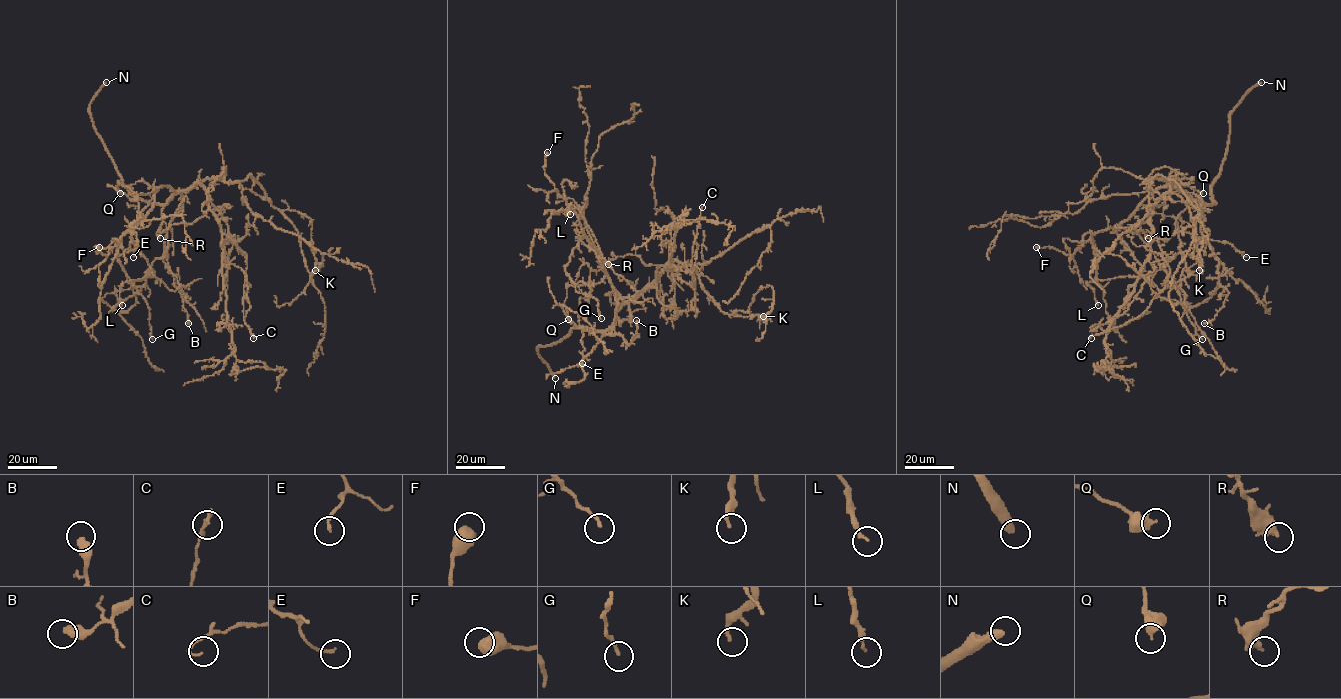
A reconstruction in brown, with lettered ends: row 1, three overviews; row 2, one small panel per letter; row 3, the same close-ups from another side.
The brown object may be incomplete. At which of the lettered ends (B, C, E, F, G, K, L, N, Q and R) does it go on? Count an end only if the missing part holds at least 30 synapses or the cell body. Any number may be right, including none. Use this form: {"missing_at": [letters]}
{"missing_at": ["N"]}

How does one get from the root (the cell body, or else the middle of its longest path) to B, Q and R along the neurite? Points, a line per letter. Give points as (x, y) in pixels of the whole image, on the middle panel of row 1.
B: (661, 272), (628, 304), (631, 320), (614, 320), (612, 334), (622, 335), (629, 345), (636, 334), (636, 320)
Q: (661, 272), (626, 301), (606, 275), (598, 283), (569, 285), (564, 302), (568, 319)
R: (661, 272), (651, 286), (655, 283), (657, 266), (647, 266), (639, 256), (617, 256), (610, 260), (608, 264)

